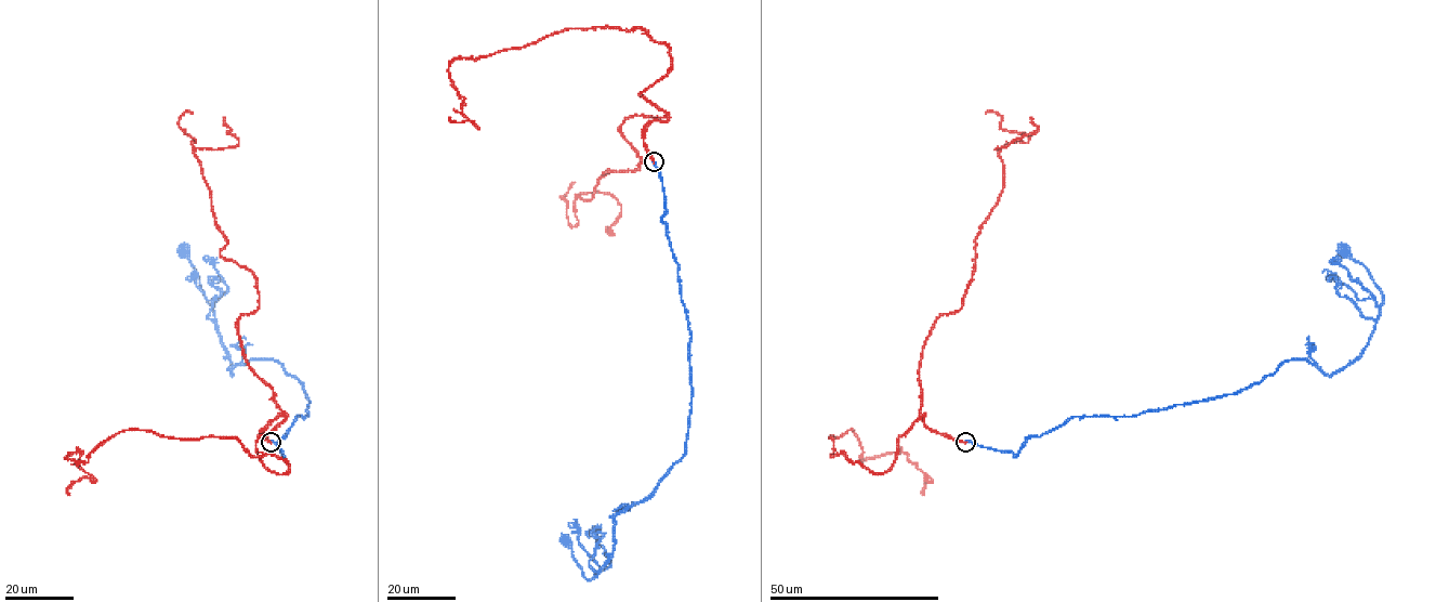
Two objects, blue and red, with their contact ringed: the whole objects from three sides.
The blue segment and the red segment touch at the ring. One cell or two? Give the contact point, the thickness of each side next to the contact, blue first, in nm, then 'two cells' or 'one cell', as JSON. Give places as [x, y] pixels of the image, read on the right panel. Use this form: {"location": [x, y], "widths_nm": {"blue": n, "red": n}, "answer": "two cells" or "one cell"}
{"location": [965, 442], "widths_nm": {"blue": 280, "red": 280}, "answer": "two cells"}

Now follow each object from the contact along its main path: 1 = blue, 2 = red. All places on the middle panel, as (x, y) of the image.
1: (653, 161), (690, 337), (685, 454), (657, 487), (615, 517), (614, 550), (592, 579), (565, 542)
2: (653, 161), (645, 127), (668, 115), (639, 94), (671, 56), (640, 28), (457, 57), (477, 127), (450, 118)

